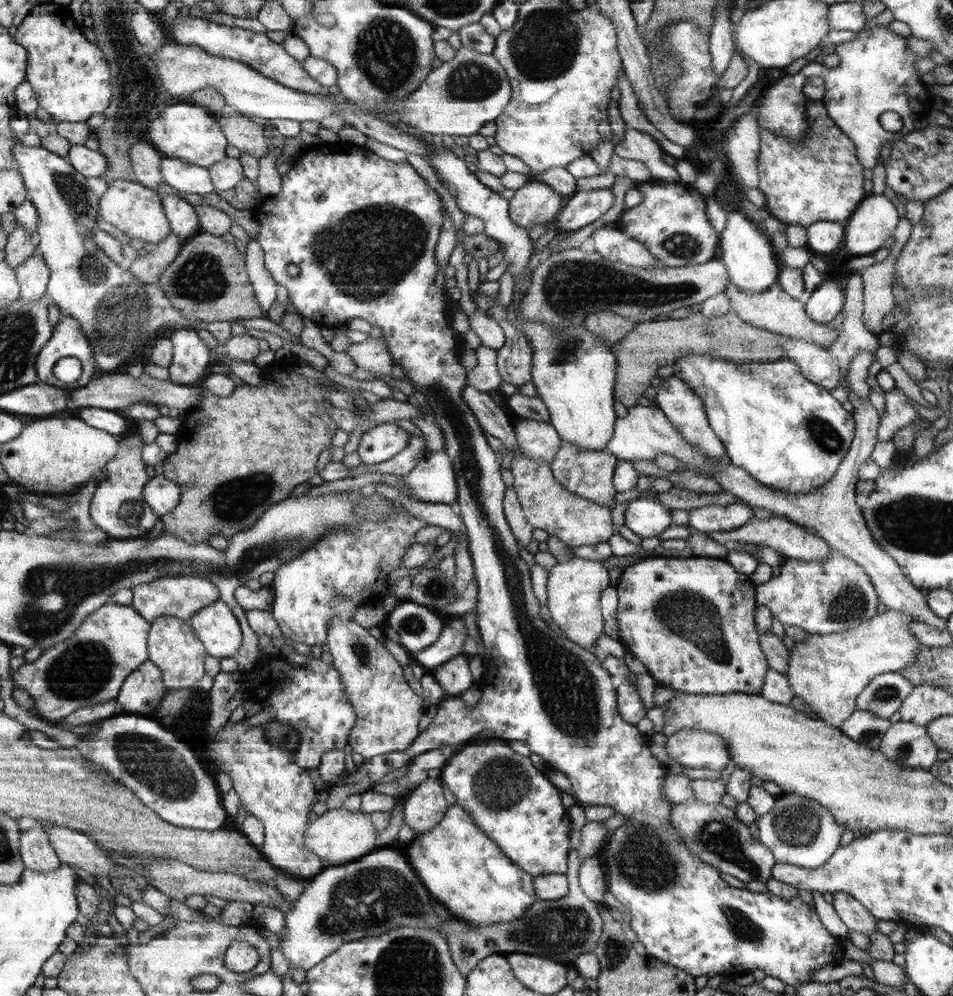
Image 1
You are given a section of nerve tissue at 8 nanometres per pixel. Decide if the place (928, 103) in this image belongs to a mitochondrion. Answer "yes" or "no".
no

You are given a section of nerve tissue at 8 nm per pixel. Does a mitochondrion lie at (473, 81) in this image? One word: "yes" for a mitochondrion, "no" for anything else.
yes

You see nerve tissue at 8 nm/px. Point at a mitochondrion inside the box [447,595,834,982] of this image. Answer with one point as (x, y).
(563, 926)

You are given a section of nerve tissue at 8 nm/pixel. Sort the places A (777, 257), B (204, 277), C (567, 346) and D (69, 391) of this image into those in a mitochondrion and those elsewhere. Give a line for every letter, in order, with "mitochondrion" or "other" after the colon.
A: other
B: mitochondrion
C: mitochondrion
D: other

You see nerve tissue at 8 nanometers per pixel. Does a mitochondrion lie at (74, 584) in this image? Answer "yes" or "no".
yes

